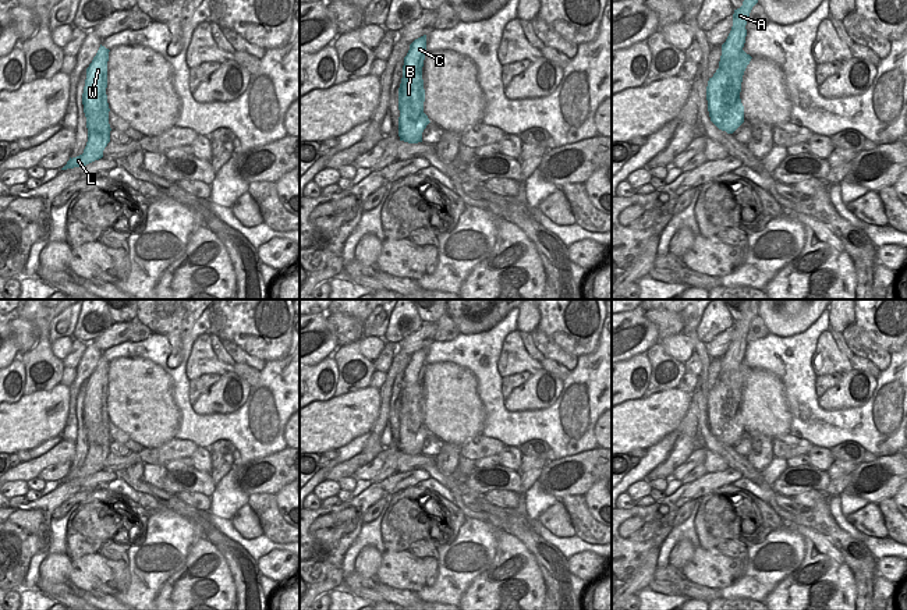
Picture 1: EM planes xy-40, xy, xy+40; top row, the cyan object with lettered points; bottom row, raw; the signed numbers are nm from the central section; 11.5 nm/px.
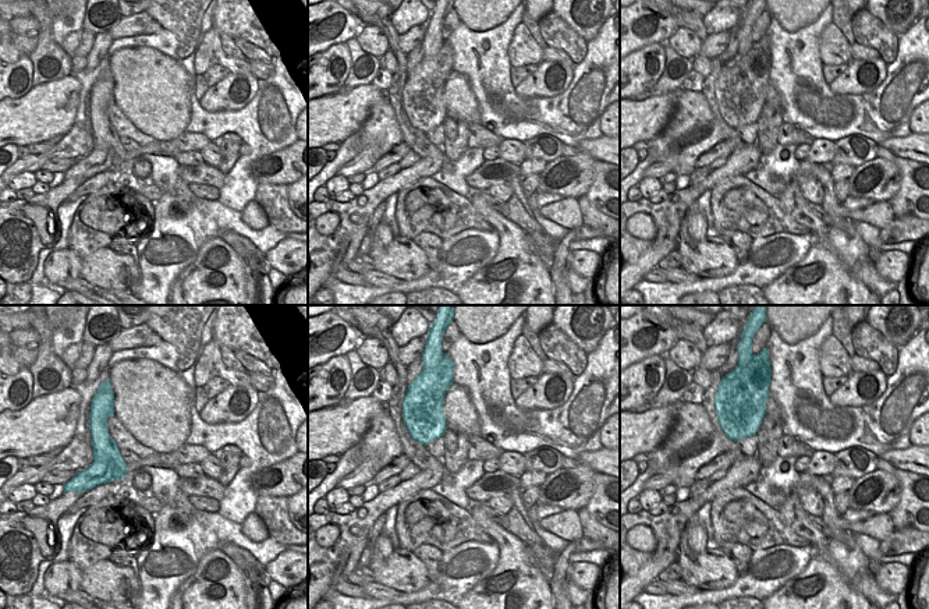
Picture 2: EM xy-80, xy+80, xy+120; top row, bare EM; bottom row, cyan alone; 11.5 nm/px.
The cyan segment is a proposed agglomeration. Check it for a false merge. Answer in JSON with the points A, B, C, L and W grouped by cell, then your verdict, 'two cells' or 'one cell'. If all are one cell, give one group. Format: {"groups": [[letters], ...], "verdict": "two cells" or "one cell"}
{"groups": [["A", "B", "C", "W"], ["L"]], "verdict": "two cells"}

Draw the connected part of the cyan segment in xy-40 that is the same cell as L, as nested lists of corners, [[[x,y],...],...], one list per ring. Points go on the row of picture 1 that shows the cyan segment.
[[[82,99],[82,104],[86,117],[88,142],[84,153],[72,159],[70,157],[70,160],[61,170],[82,167],[102,159],[103,150],[110,142],[110,136],[100,131],[99,125],[96,124],[100,118],[99,111],[95,110],[89,99]]]

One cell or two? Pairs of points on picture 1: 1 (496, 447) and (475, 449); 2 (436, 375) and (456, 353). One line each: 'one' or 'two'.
1: one
2: two

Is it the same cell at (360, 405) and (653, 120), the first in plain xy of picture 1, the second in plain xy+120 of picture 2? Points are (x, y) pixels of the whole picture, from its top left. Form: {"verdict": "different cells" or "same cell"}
{"verdict": "same cell"}

